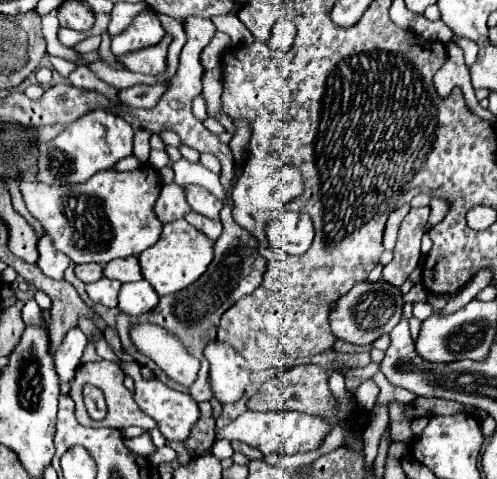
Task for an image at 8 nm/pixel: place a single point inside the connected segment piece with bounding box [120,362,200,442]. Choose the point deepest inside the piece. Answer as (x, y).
(175, 413)

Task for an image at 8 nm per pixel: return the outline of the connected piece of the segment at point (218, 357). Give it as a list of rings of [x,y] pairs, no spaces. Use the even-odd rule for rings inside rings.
[[[218,340],[206,346],[204,356],[210,362],[210,384],[216,398],[222,404],[240,400],[250,382],[246,360],[232,346]]]

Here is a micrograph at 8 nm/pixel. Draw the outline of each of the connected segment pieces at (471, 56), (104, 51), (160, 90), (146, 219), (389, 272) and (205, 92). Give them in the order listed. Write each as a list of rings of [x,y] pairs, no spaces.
[[[454,34],[450,40],[462,48],[464,58],[466,58],[466,64],[468,64],[468,66],[472,66],[472,60],[476,60],[476,54],[478,54],[478,46],[476,46],[472,40],[466,40],[466,38],[456,36],[456,34]]]
[[[105,30],[102,33],[101,39],[102,39],[102,41],[101,41],[101,44],[98,49],[99,58],[105,64],[108,64],[108,66],[110,66],[112,68],[119,69],[119,70],[126,69],[126,68],[124,68],[124,66],[122,66],[122,64],[120,64],[120,62],[118,62],[116,56],[114,56],[114,54],[112,54],[112,52],[109,48],[110,47],[110,36],[109,36],[107,30]]]
[[[168,82],[154,84],[154,86],[130,86],[124,90],[118,90],[118,100],[124,106],[152,108],[162,98],[166,88],[168,88]]]
[[[148,164],[132,172],[104,170],[80,186],[40,186],[22,180],[20,192],[30,214],[52,234],[54,246],[68,254],[74,264],[96,262],[104,266],[116,258],[136,256],[154,246],[162,232],[160,220],[152,214],[160,194],[160,178]]]
[[[412,208],[410,214],[400,224],[398,242],[394,248],[394,258],[390,264],[382,270],[382,282],[388,282],[392,286],[402,286],[410,272],[418,266],[420,260],[420,238],[424,234],[424,222],[428,220],[430,208]]]
[[[218,66],[205,72],[202,81],[202,95],[207,102],[208,116],[218,120],[228,133],[234,134],[234,124],[231,118],[220,111],[220,98],[223,90],[222,67]]]

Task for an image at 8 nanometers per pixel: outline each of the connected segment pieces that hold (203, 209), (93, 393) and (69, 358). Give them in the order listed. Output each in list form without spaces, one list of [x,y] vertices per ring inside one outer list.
[[[186,184],[184,192],[186,192],[188,204],[194,212],[218,220],[218,214],[222,210],[222,202],[216,202],[216,198],[208,190],[204,190],[202,186],[196,186],[196,184]]]
[[[86,386],[86,390],[82,390],[84,396],[84,404],[88,414],[94,420],[102,420],[107,414],[107,409],[104,407],[104,394],[102,390],[94,388],[94,386]]]
[[[80,328],[68,330],[60,350],[56,350],[56,354],[54,354],[54,366],[56,366],[60,384],[74,378],[74,372],[76,372],[74,368],[80,366],[80,358],[82,358],[86,344],[88,344],[88,338],[84,336],[84,332]]]

